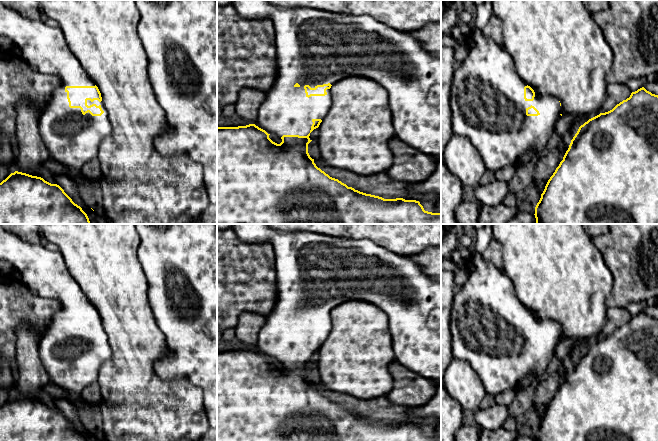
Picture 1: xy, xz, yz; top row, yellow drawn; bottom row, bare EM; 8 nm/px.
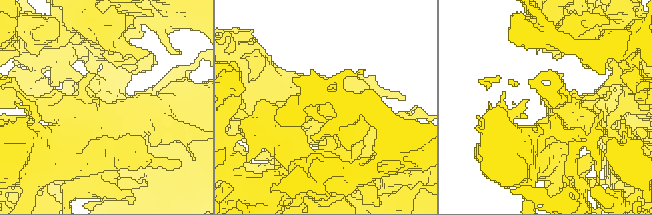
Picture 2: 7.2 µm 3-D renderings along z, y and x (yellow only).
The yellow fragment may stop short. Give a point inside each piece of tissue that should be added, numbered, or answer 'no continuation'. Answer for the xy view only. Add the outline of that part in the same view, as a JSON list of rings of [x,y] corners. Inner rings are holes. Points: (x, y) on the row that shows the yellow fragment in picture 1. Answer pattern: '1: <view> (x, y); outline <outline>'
1: xy (71, 138); outline [[[0,0],[0,36],[10,39],[20,51],[22,59],[44,74],[56,75],[60,84],[53,91],[40,114],[39,131],[50,158],[73,169],[80,170],[90,159],[98,156],[103,140],[110,137],[112,126],[103,102],[87,100],[87,105],[101,106],[104,113],[92,116],[82,114],[80,108],[70,108],[66,86],[95,86],[81,66],[77,57],[68,47],[63,31],[59,27],[48,26],[42,20],[32,20],[19,14]]]

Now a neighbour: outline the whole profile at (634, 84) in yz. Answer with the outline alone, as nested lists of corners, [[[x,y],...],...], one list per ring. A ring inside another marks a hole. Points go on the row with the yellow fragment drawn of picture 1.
[[[632,78],[626,82],[627,87],[631,90],[631,92],[635,92],[638,89],[644,87],[648,82],[648,78]]]

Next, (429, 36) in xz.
[[[430,23],[417,31],[410,32],[433,56],[441,57],[441,24]]]

